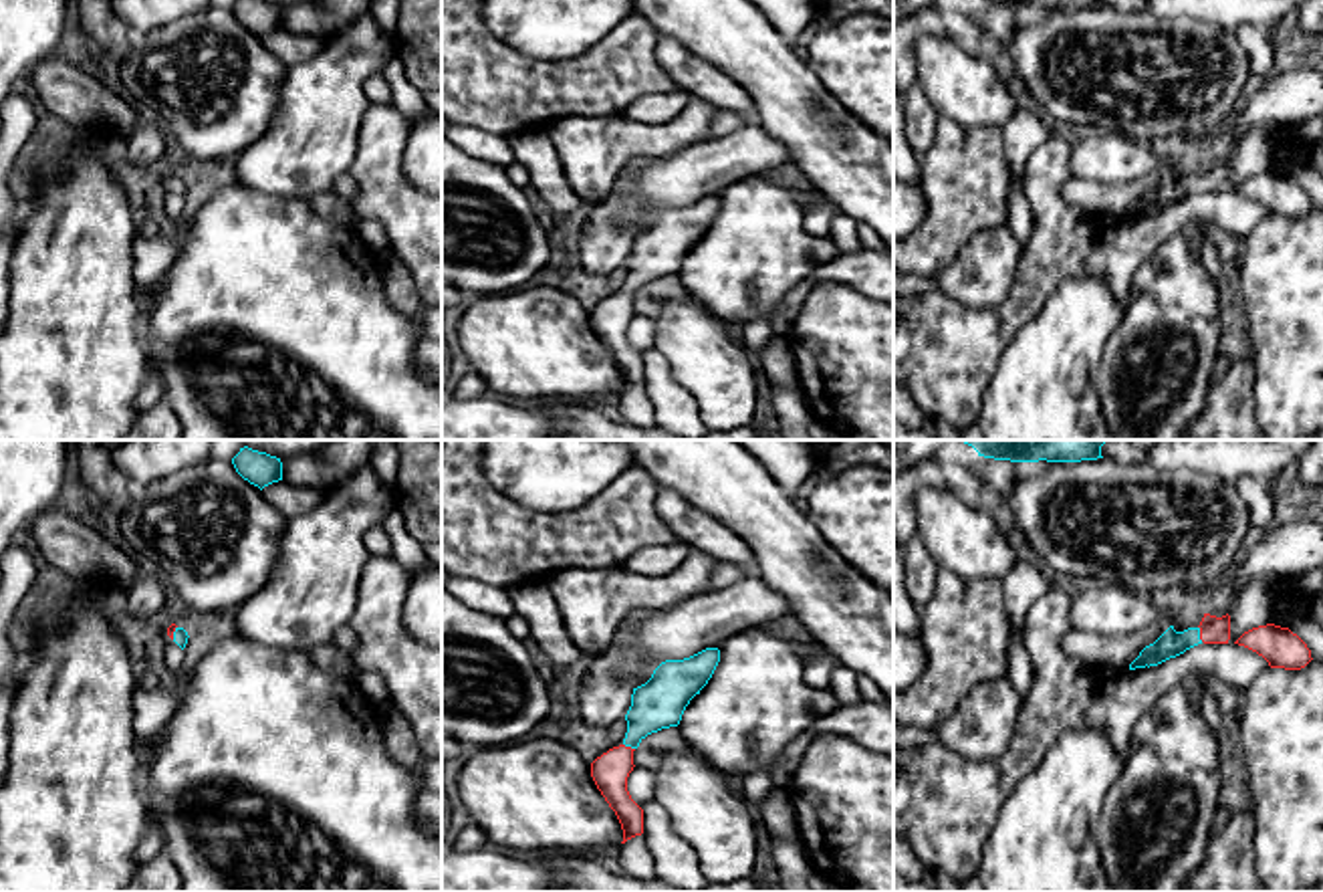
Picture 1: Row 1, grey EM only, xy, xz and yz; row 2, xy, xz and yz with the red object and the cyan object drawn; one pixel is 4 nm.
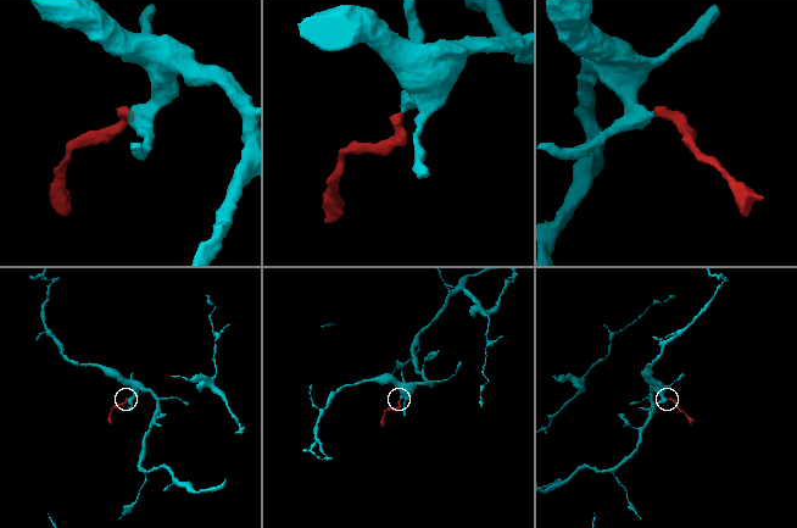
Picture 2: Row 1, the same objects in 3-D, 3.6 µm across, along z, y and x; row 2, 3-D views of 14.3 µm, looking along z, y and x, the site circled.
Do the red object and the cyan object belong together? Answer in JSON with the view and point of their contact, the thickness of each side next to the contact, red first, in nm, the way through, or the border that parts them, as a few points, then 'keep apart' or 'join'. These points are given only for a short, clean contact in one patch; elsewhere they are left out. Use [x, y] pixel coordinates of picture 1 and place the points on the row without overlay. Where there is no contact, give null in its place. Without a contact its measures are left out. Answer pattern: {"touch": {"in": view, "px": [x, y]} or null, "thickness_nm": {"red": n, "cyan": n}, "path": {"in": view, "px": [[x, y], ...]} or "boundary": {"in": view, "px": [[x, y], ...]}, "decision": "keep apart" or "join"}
{"touch": {"in": "yz", "px": [1200, 182]}, "thickness_nm": {"red": 110, "cyan": 110}, "path": {"in": "yz", "px": [[1213, 178], [1200, 182], [1170, 192]]}, "decision": "join"}

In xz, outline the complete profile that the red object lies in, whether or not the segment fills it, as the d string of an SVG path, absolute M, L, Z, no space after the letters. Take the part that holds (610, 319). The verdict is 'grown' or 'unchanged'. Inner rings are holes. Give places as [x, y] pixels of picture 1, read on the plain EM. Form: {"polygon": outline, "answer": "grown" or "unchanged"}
{"polygon": "M718 196L662 210L645 232L633 236L623 291L591 311L591 325L621 371L621 392L643 381L643 357L627 339L627 325L635 315L633 299L647 283L680 272L686 254L708 232L718 210Z", "answer": "grown"}

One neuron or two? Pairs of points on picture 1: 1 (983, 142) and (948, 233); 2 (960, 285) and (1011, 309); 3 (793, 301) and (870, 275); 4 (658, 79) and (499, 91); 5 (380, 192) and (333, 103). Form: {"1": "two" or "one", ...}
{"1": "one", "2": "two", "3": "one", "4": "one", "5": "two"}

